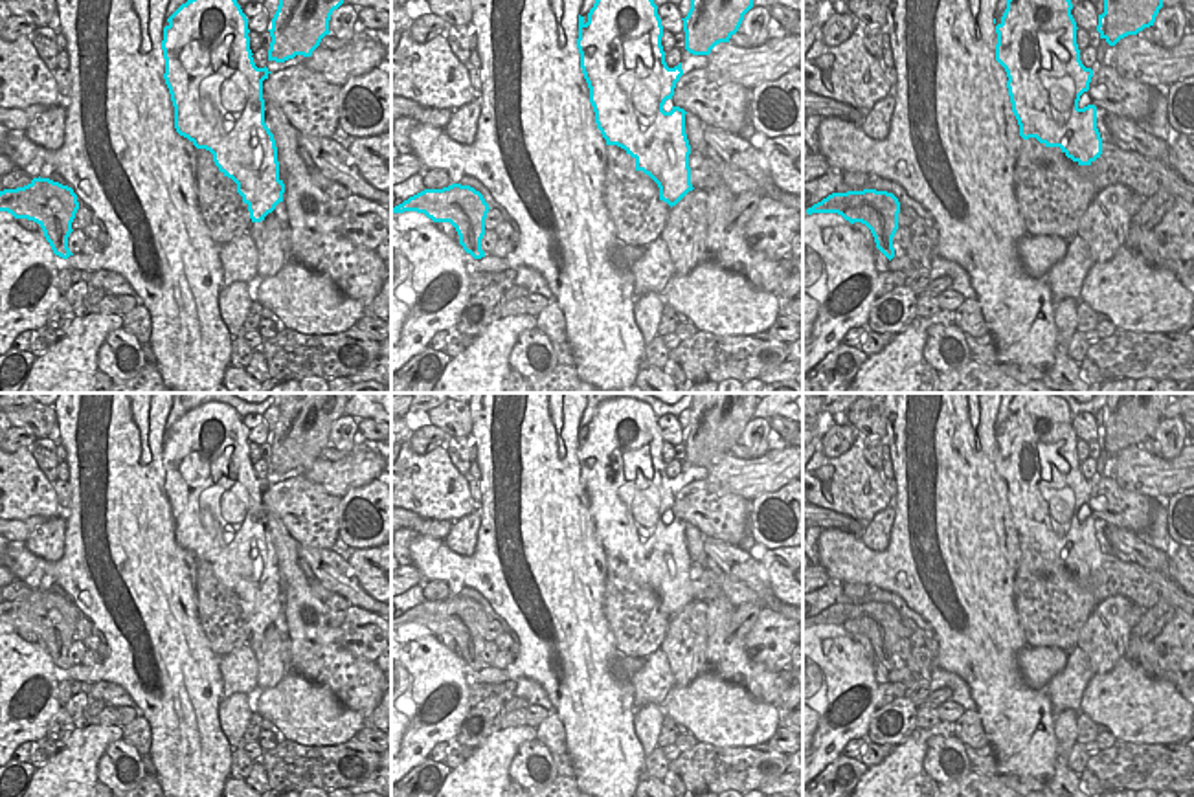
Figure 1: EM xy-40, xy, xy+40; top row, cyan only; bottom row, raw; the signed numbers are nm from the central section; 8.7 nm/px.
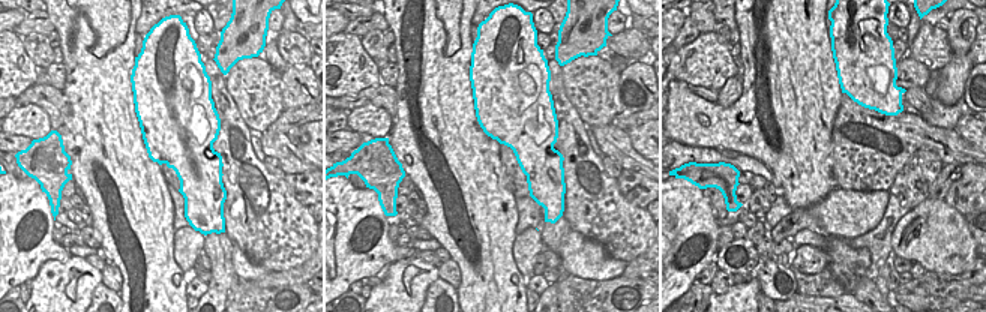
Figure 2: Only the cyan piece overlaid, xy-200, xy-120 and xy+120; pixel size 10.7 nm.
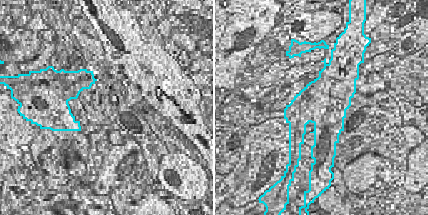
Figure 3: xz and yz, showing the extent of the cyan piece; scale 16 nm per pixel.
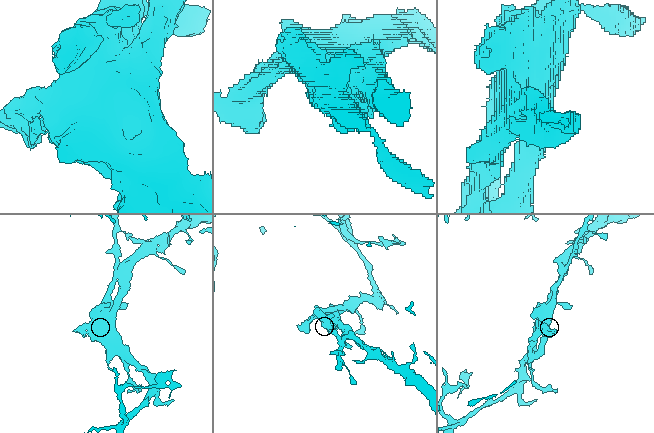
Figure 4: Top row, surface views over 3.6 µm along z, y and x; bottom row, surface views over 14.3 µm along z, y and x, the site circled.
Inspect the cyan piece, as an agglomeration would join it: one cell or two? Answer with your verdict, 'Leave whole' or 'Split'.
Split

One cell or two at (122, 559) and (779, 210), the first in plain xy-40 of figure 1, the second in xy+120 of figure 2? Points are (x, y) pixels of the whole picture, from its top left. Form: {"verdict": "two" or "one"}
{"verdict": "two"}

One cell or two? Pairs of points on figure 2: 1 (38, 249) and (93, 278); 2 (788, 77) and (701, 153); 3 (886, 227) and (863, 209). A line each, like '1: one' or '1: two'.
1: two
2: two
3: two

